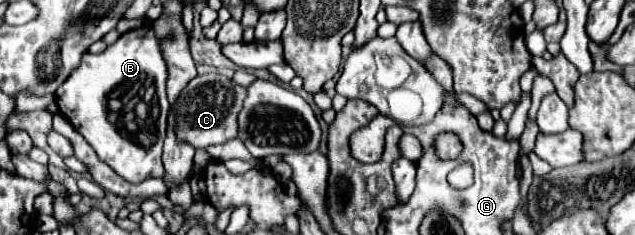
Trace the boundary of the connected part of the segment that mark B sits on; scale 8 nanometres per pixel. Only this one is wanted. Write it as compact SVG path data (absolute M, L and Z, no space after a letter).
M142 25L134 31L128 31L124 35L118 37L116 43L108 45L102 53L84 53L80 59L80 65L68 75L68 79L56 89L56 105L60 109L60 113L74 125L74 129L92 145L92 149L96 151L98 159L104 161L106 165L110 165L124 181L128 183L142 183L150 177L164 177L164 165L162 165L162 143L166 137L166 117L168 117L168 99L166 99L166 65L162 65L162 57L158 53L158 43L154 37L154 31L150 29L150 25Z

